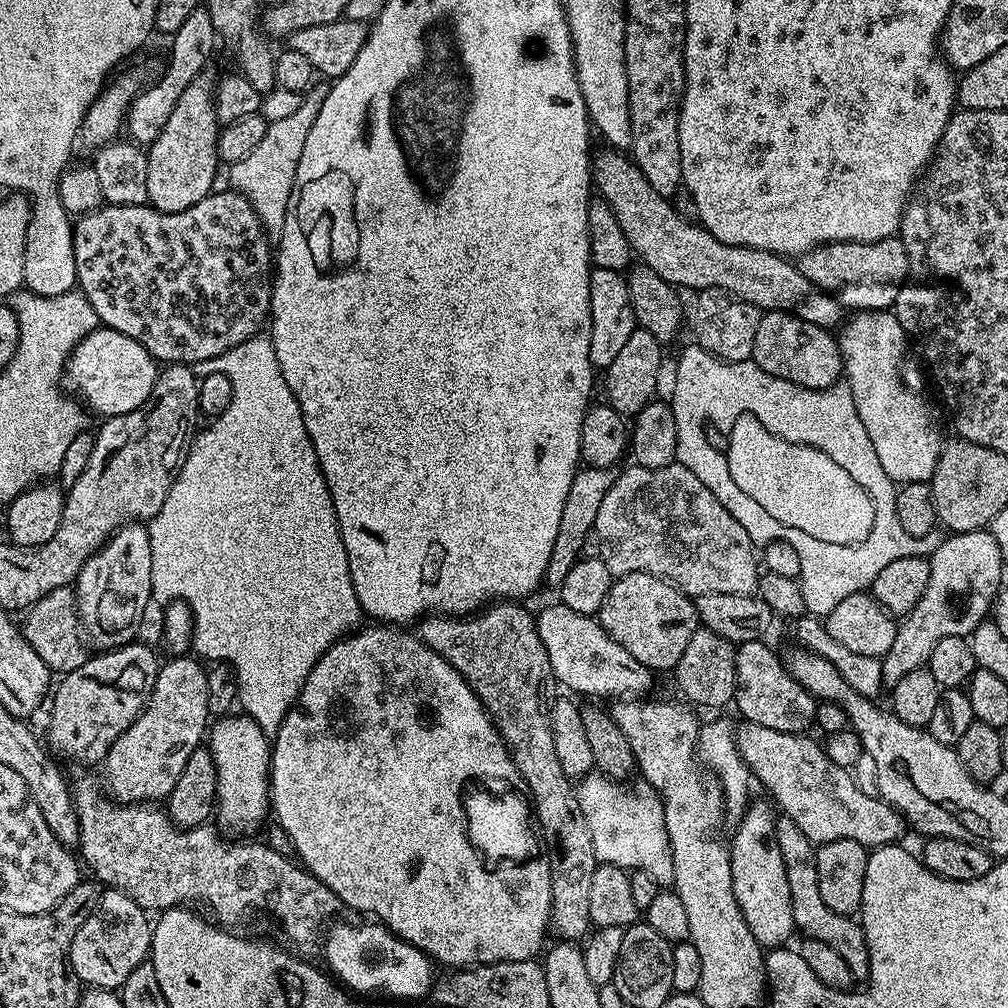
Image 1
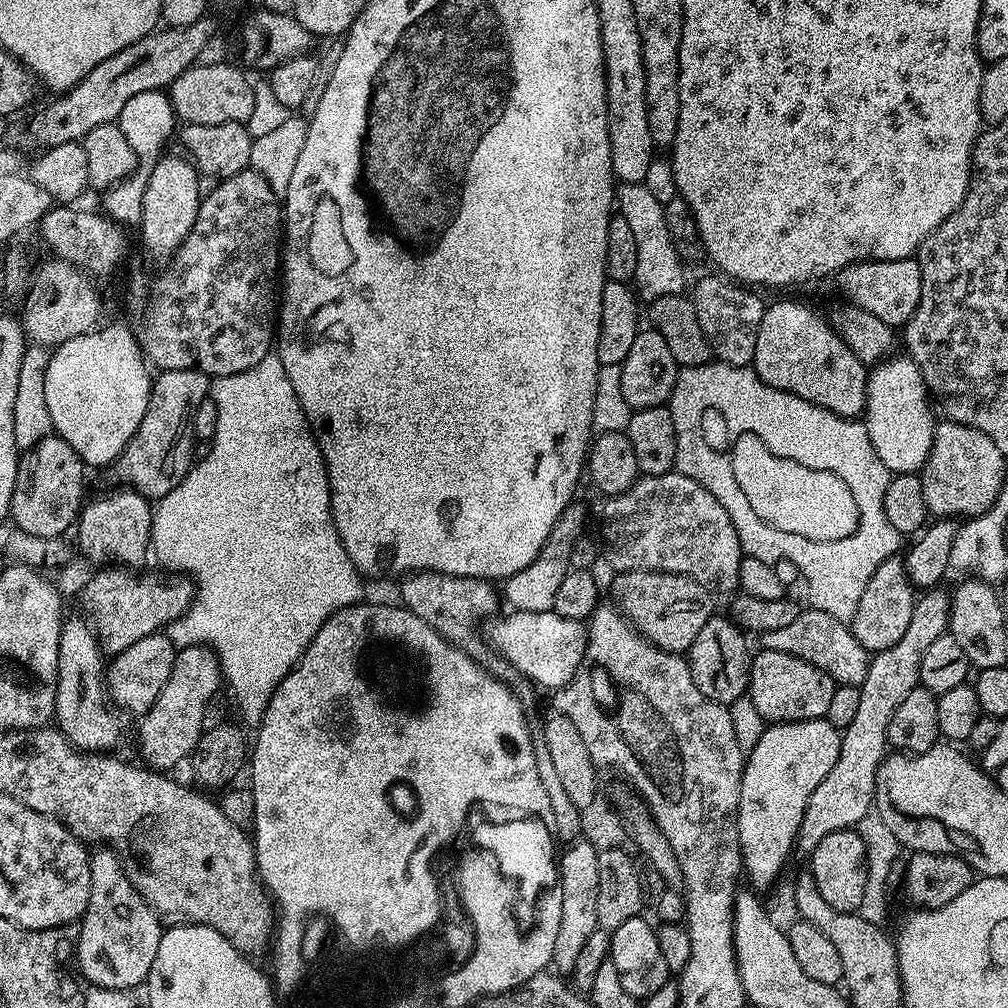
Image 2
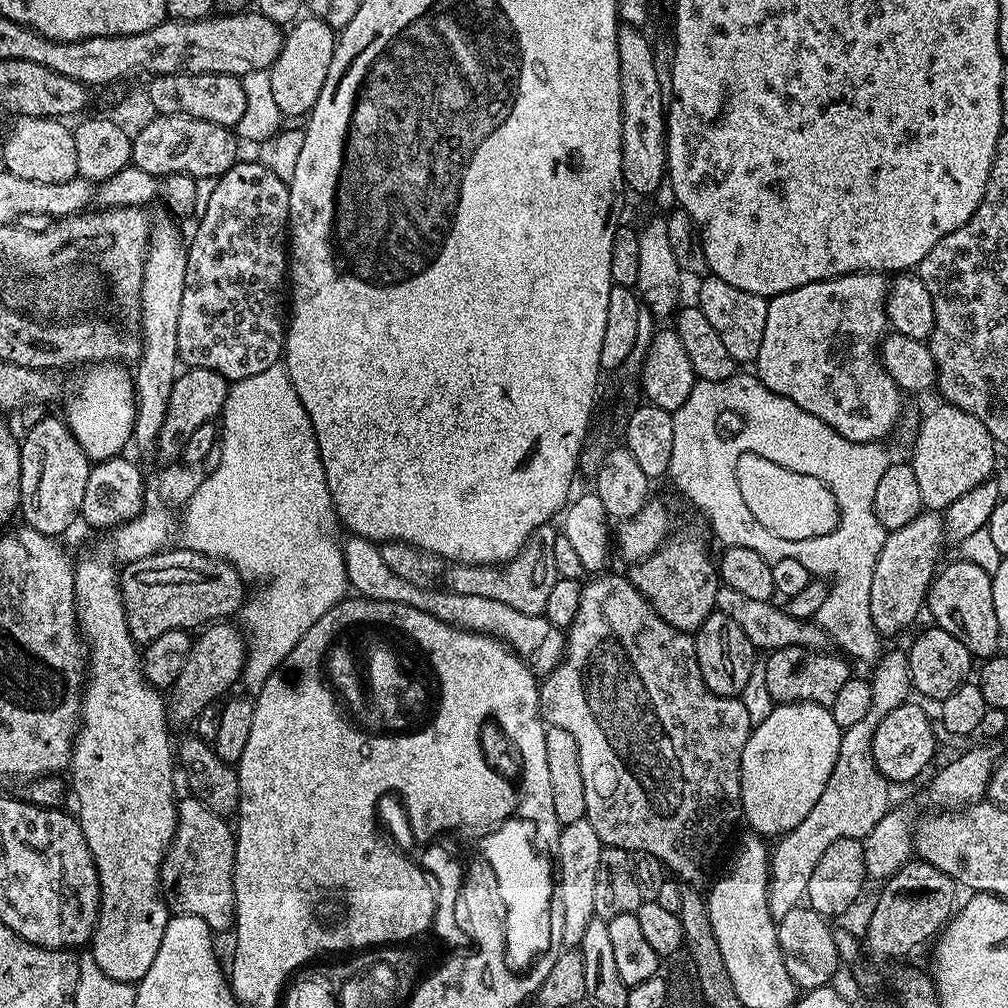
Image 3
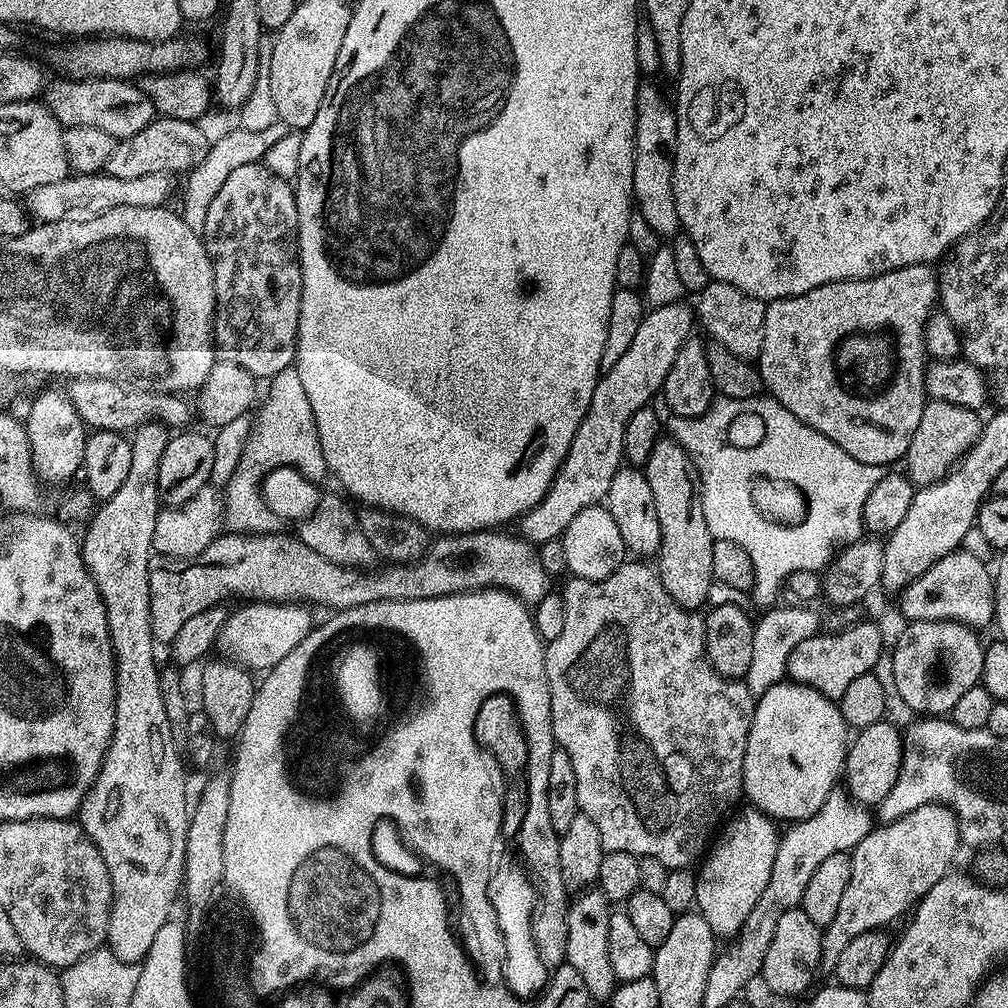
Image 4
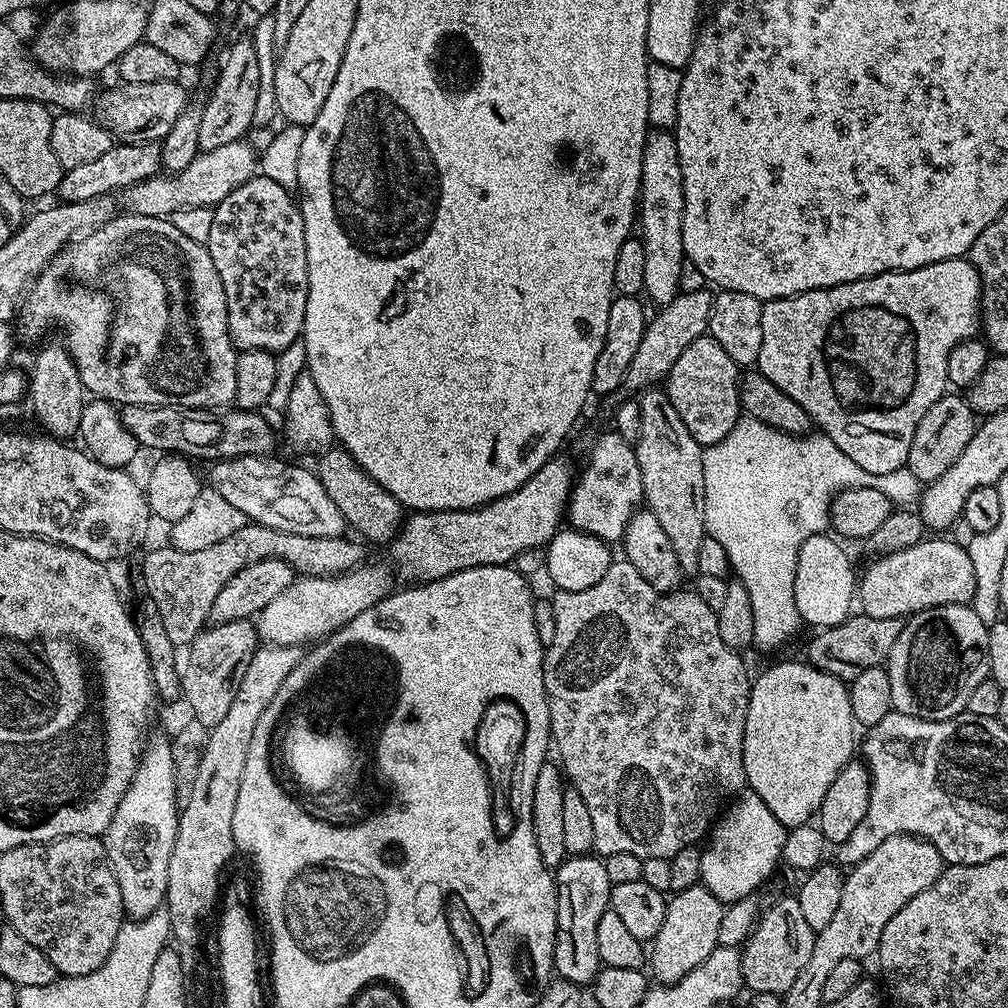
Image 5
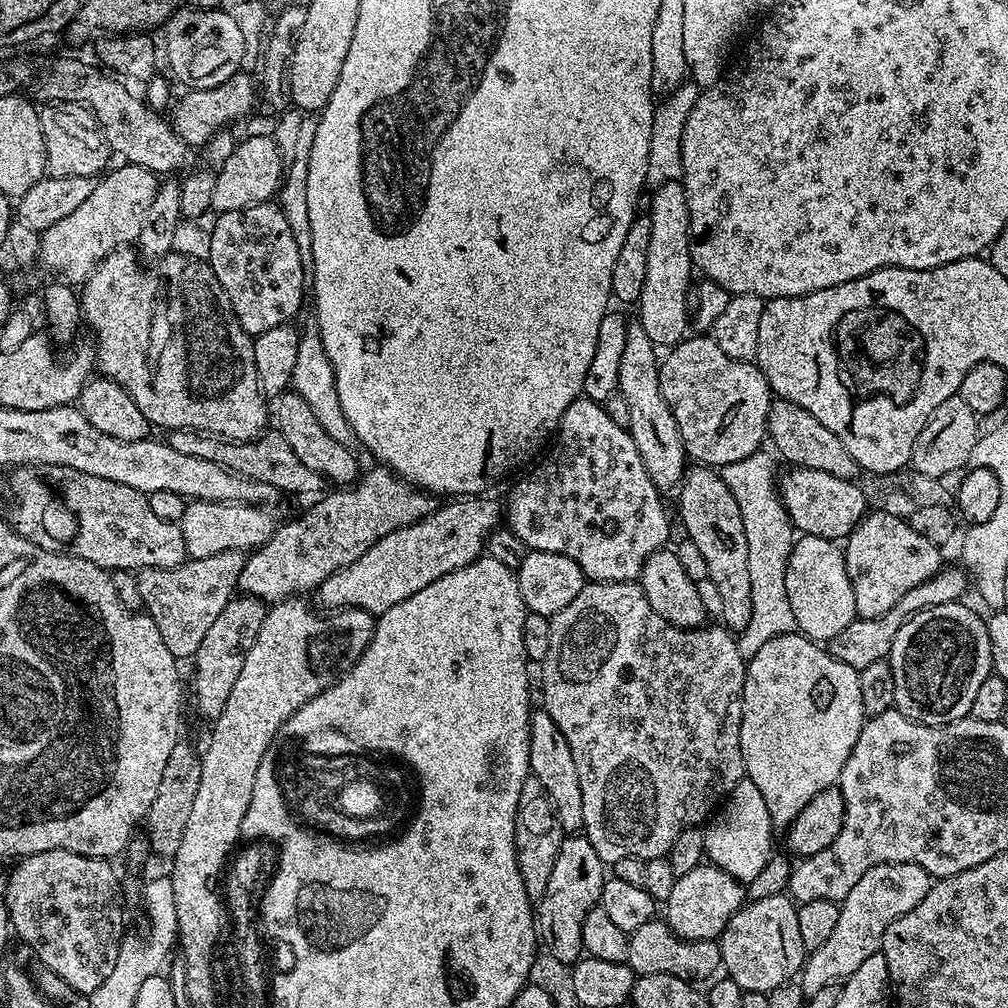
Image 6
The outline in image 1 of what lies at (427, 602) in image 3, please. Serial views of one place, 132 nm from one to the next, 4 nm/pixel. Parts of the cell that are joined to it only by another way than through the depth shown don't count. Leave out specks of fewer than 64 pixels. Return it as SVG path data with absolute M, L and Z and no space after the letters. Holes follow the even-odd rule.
M553 602L538 612L536 629L542 638L542 646L546 646L546 654L550 654L550 666L557 685L564 687L565 684L570 691L588 696L584 698L640 698L651 693L648 691L654 679L652 669L642 666L634 654L622 650L622 646L606 634L596 616L578 614L578 610L570 610L570 606Z

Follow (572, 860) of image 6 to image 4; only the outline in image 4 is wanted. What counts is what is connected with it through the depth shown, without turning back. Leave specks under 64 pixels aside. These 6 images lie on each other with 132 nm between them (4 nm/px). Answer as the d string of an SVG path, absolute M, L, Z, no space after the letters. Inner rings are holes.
M584 890L580 896L568 905L568 925L566 926L565 961L578 970L578 975L584 979L586 990L593 1001L611 1001L617 986L617 978L610 966L610 914L613 909L598 890Z

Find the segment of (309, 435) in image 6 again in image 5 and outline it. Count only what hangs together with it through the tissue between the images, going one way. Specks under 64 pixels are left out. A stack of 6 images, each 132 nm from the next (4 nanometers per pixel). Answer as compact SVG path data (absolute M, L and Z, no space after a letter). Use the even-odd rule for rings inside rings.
M325 448L319 453L318 459L320 461L314 464L316 477L322 482L322 486L326 486L326 494L330 494L334 506L342 510L345 525L351 531L353 528L357 537L365 536L360 538L369 545L391 544L393 538L400 533L406 519L406 510L397 502L394 494L390 494L390 490L374 482L374 478L370 478L370 474L366 474L366 470L362 470L362 466L358 466L358 462L354 462L354 458L344 448Z

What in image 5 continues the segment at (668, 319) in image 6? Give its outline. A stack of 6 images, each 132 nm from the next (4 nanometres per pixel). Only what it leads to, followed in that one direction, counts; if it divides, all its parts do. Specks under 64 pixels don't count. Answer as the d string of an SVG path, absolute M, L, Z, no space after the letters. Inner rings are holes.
M668 130L649 131L642 154L642 178L638 193L638 236L646 250L646 296L663 306L681 291L680 275L686 269L682 246L682 218L684 217L684 183L678 158L678 142Z

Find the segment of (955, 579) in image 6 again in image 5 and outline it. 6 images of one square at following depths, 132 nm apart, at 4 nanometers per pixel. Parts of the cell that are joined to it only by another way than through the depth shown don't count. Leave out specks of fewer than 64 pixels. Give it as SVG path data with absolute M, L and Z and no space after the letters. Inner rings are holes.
M863 614L849 615L838 626L821 628L816 637L808 644L807 663L813 664L826 674L834 674L838 679L850 682L862 674L862 670L879 668L885 663L894 650L894 642L898 642L898 634L902 634L904 620L901 618L870 618Z

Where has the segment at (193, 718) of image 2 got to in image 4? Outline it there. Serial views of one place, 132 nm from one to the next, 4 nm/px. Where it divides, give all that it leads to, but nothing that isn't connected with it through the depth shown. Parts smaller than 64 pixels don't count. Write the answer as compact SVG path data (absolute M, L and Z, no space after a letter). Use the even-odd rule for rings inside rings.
M244 602L239 606L241 608L237 612L229 613L228 620L222 626L218 648L232 663L253 674L264 674L269 668L278 666L278 662L282 662L282 658L286 658L286 654L290 654L290 650L294 650L302 638L312 633L314 627L313 609L300 602Z

